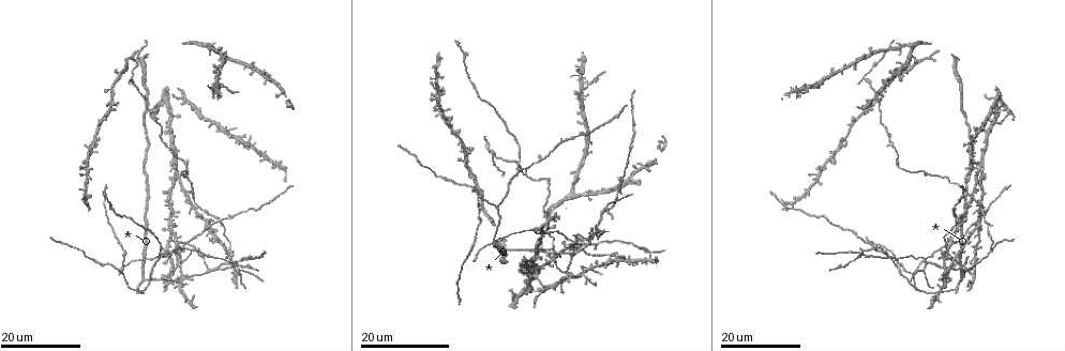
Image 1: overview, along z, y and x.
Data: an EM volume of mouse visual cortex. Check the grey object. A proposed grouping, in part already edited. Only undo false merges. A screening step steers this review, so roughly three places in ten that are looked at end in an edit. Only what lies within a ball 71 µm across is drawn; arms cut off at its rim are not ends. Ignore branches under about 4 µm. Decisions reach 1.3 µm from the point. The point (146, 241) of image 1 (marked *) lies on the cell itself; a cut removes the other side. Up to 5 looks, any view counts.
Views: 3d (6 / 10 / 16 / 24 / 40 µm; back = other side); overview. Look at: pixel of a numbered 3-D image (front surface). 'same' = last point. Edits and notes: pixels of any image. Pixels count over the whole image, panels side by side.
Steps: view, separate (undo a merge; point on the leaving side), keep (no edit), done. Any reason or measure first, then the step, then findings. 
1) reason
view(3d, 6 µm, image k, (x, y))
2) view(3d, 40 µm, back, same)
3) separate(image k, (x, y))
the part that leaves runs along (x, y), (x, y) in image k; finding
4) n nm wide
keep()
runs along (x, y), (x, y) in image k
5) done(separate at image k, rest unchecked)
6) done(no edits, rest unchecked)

three arms meet
view(3d, 16 µm, image 1, (160, 256))

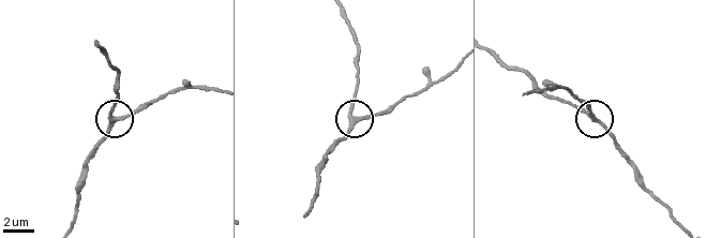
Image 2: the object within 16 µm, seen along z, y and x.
closer look
view(3d, 6 µm, image 2, (352, 117))

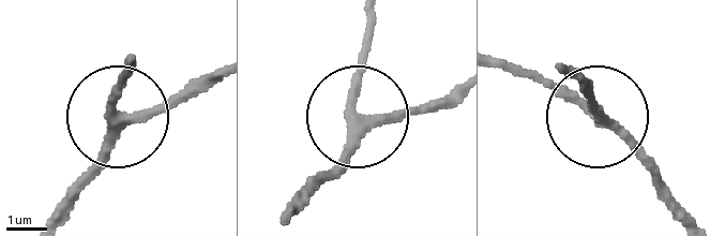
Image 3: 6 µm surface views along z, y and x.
250 nm wide
keep()
runs along (688, 211), (592, 112), (589, 88) in image 3; continuous, no second cell

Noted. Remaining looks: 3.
calibre changes
view(3d, 16 µm, image 1, (544, 179))

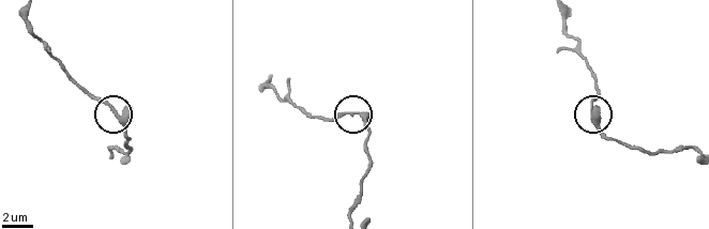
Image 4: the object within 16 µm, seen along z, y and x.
closer look
view(3d, 6 µm, image 4, (117, 114))

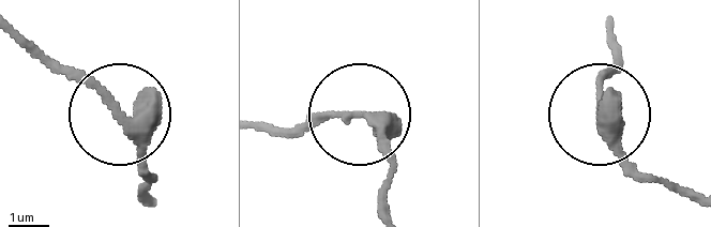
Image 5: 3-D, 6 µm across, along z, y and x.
view(3d, 6 µm, back, image 5, (117, 114))

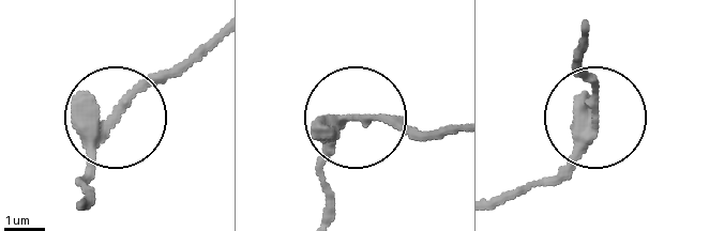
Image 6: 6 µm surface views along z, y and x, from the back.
keep()
runs along (322, 217), (326, 155), (346, 125), (397, 114), (444, 135) in image 6; all the same cell

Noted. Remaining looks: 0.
done(no edits, rest unchecked)

